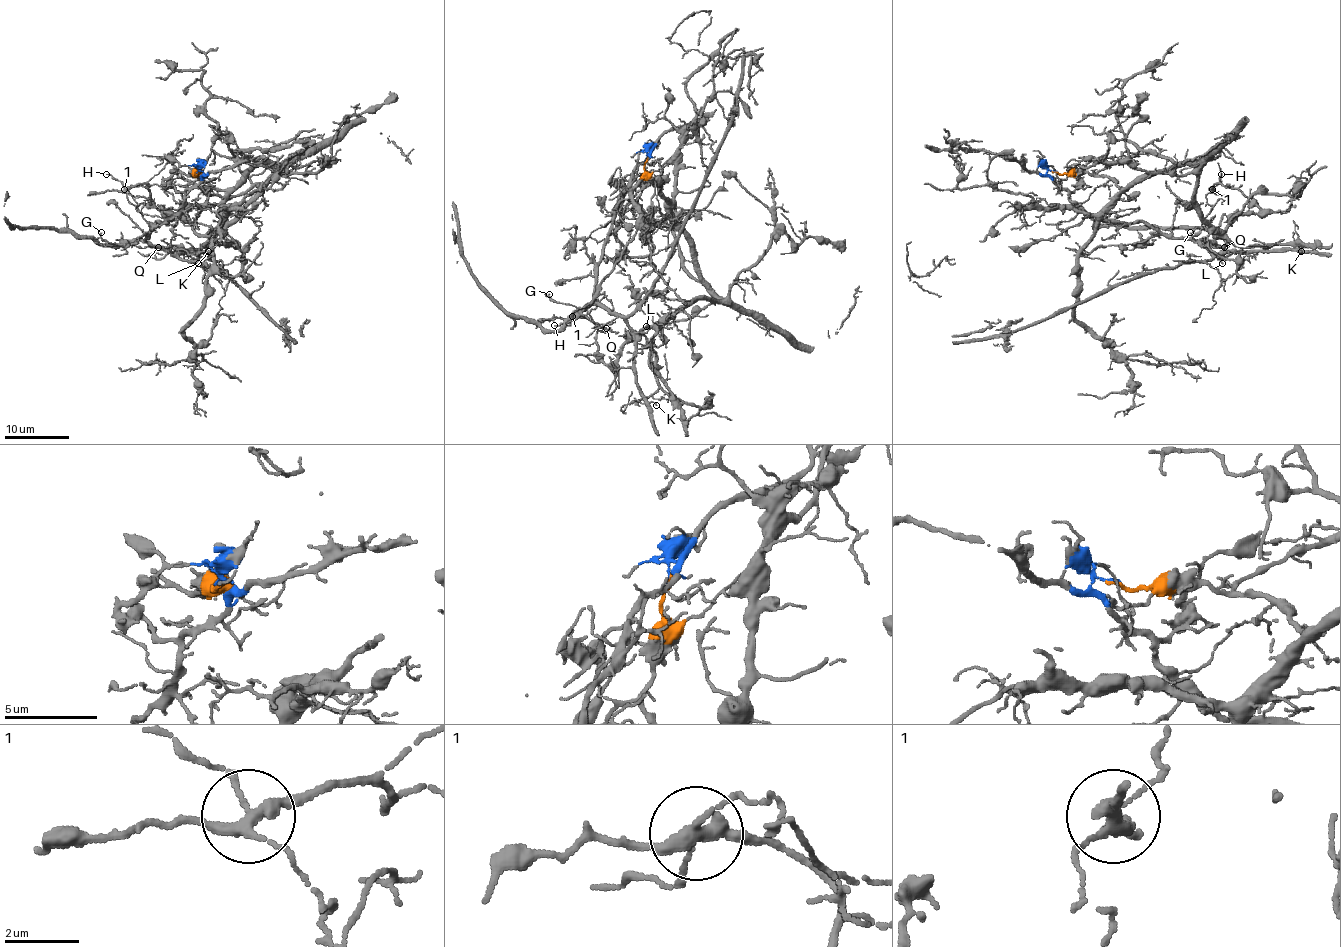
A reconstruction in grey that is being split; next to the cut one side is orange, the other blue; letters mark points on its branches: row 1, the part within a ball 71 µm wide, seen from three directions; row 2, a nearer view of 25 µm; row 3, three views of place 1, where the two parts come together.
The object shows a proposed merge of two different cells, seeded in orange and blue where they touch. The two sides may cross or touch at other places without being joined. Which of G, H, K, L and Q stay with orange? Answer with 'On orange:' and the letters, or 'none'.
On orange: none

